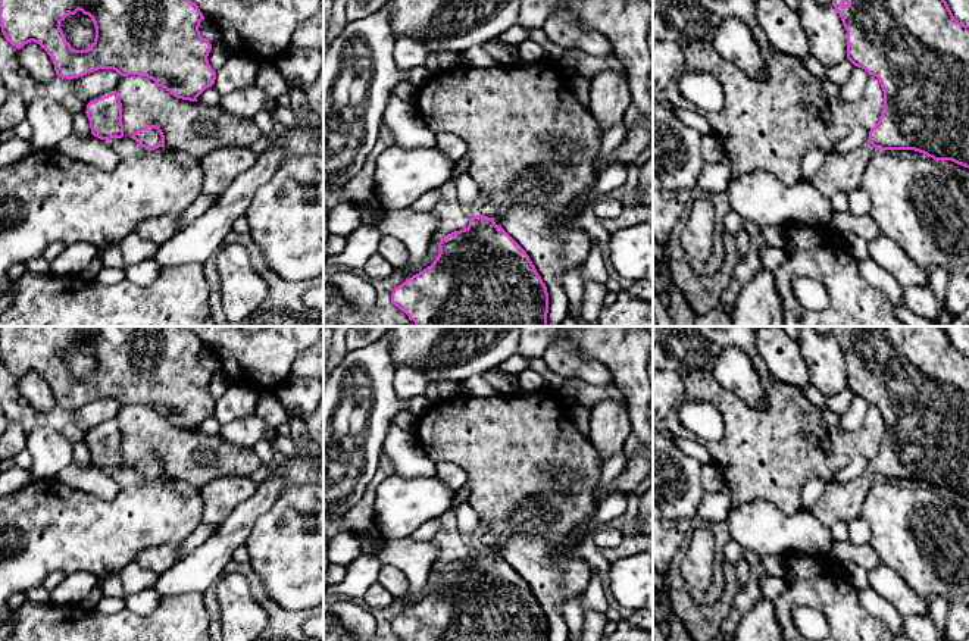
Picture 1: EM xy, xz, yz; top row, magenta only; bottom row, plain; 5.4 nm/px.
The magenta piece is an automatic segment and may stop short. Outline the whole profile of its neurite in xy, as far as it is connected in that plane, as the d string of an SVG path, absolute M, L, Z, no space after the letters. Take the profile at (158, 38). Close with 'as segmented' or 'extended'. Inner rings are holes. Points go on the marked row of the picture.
M0 0L0 26L4 38L18 50L31 41L40 44L50 56L57 76L74 79L99 69L113 69L121 76L128 76L128 75L147 76L153 79L157 87L162 87L166 91L169 91L174 97L190 100L190 101L197 101L197 97L206 88L212 87L216 79L216 72L212 69L207 60L207 56L212 50L212 44L206 38L203 38L199 31L200 22L203 19L204 16L200 12L199 6L191 0ZM78 10L81 10L84 15L88 15L93 19L94 28L96 28L94 43L88 46L85 50L72 49L71 44L66 41L65 34L60 28L60 22L65 21L66 16L75 15Z; as segmented

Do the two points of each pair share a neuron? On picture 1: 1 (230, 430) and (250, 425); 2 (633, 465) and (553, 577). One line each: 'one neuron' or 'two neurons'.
1: one neuron
2: two neurons

